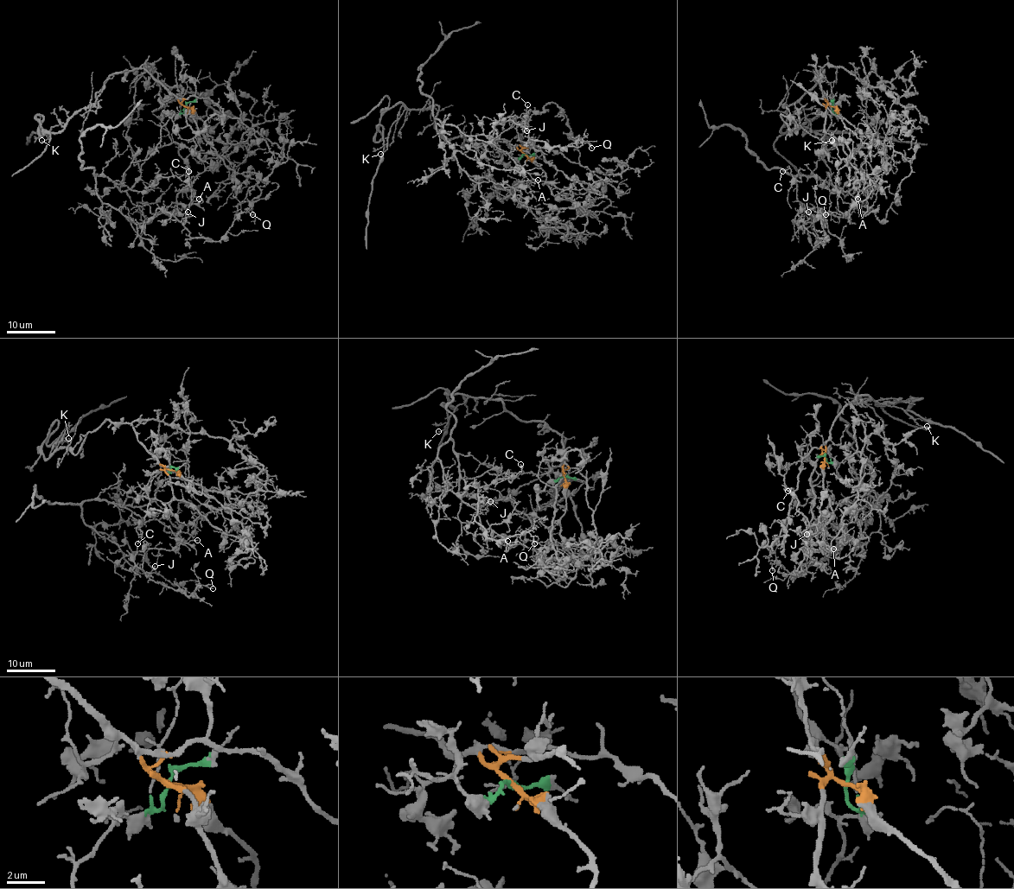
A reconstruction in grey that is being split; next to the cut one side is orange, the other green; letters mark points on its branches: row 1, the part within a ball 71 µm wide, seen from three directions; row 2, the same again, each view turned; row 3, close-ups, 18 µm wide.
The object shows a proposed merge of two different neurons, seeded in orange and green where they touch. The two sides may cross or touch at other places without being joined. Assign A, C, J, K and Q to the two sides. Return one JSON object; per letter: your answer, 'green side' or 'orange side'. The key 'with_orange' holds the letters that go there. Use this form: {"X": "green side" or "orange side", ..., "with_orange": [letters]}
{"A": "green side", "C": "green side", "J": "green side", "K": "orange side", "Q": "green side", "with_orange": ["K"]}

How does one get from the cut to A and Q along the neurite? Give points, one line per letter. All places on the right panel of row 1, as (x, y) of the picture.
A: (832, 105), (820, 152), (829, 181), (800, 174), (796, 199), (813, 223), (828, 212), (843, 214), (857, 199)
Q: (832, 105), (820, 152), (829, 181), (796, 178), (813, 223), (798, 213), (825, 241), (825, 214)

